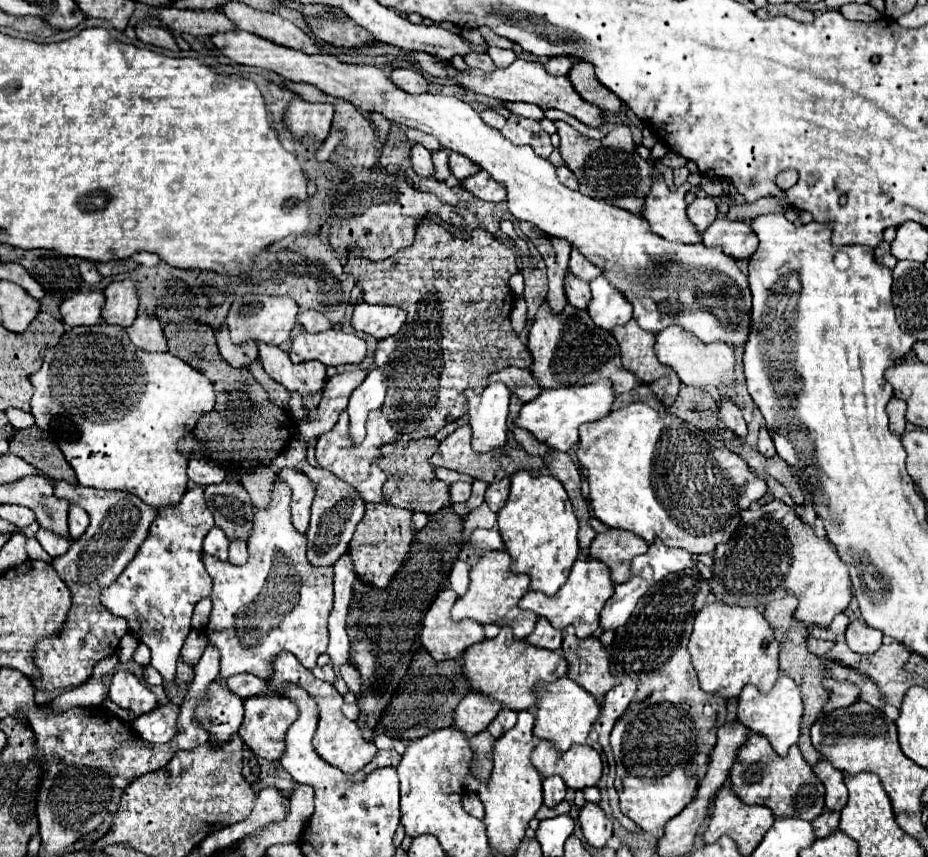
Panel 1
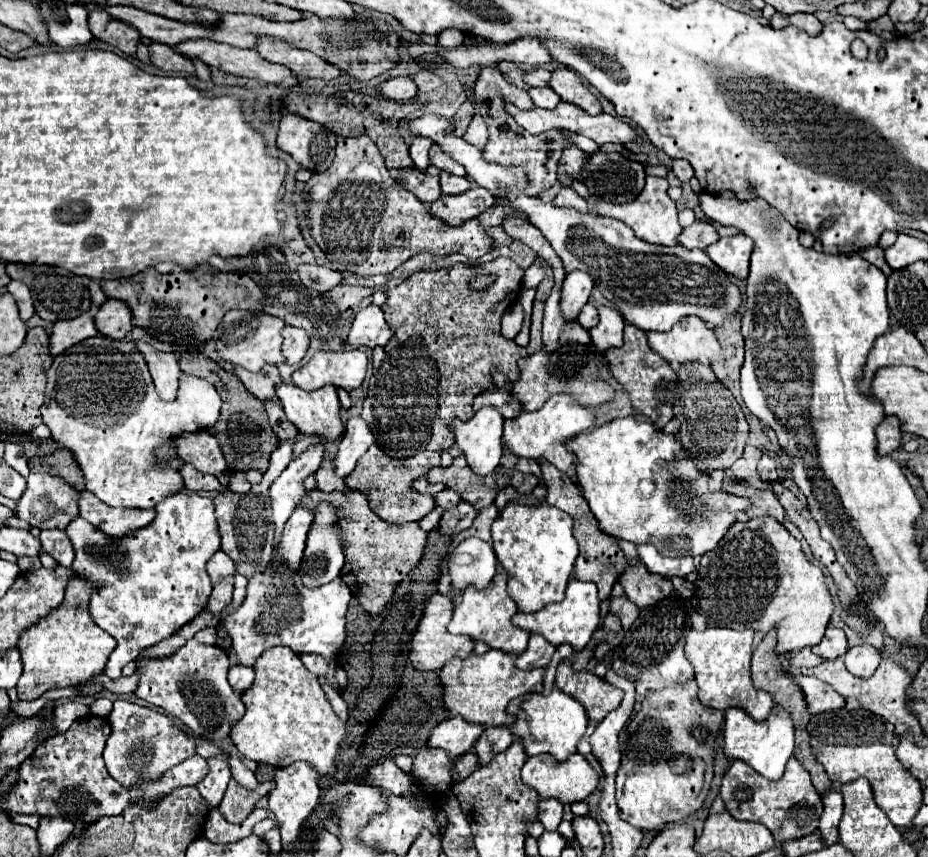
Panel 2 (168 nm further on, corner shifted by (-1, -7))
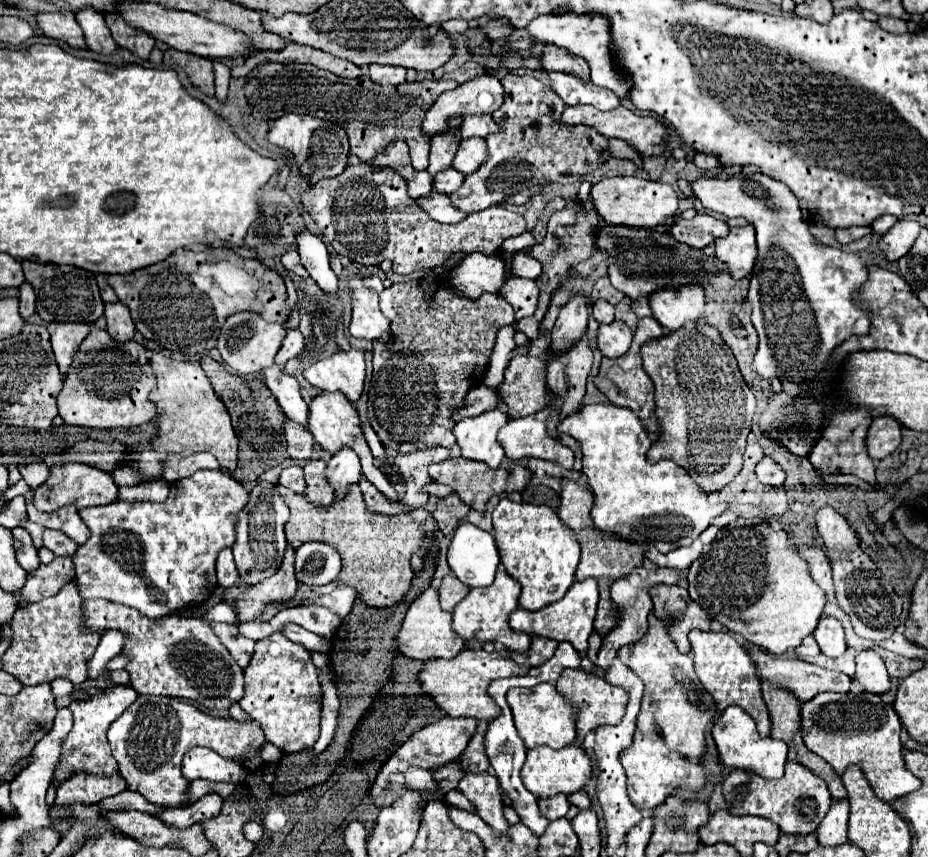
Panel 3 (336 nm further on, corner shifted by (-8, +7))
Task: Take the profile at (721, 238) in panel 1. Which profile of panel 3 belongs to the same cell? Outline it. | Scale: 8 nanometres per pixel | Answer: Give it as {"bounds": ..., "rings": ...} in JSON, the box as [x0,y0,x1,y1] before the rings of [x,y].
{"bounds":[715,224,757,278],"rings":[[[751,224],[743,228],[731,228],[729,236],[715,240],[715,256],[727,264],[733,278],[747,276],[757,258],[755,228]]]}

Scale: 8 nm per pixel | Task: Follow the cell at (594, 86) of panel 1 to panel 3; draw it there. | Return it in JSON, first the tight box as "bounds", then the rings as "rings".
{"bounds":[543,46,589,82],"rings":[[[545,46],[543,50],[543,70],[547,72],[565,72],[571,76],[581,78],[583,82],[589,82],[589,66],[579,56],[573,56],[569,50],[557,48],[557,46]]]}

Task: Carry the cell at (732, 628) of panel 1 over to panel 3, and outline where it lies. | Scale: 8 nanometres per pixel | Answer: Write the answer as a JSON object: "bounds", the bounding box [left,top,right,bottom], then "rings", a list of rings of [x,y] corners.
{"bounds":[689,630,771,736],"rings":[[[693,630],[693,632],[689,632],[689,642],[691,642],[691,654],[695,660],[697,678],[701,680],[703,688],[715,698],[717,708],[725,710],[731,704],[741,706],[757,722],[757,730],[761,732],[761,736],[769,736],[771,718],[769,718],[767,704],[761,696],[761,682],[755,674],[755,664],[747,652],[747,648],[743,644],[739,644],[735,634],[729,630],[719,630],[719,632]]]}

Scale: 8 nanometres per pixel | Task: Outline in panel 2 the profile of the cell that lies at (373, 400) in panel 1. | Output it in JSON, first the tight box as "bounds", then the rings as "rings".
{"bounds":[334,416,374,478],"rings":[[[352,416],[346,424],[346,434],[344,434],[342,444],[338,446],[338,452],[334,458],[334,472],[340,478],[346,478],[354,470],[358,458],[372,444],[374,444],[374,438],[372,438],[372,432],[368,430],[368,424],[360,416]]]}

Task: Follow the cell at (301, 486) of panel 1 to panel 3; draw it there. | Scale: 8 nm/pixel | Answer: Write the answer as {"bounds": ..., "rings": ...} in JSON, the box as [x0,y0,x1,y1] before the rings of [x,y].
{"bounds":[235,544,299,622],"rings":[[[287,544],[285,560],[281,562],[281,568],[277,568],[277,572],[271,578],[265,578],[261,584],[255,584],[243,596],[237,598],[235,612],[239,622],[251,622],[261,616],[267,604],[283,602],[295,596],[299,582],[293,574],[293,560],[295,560],[295,548]]]}

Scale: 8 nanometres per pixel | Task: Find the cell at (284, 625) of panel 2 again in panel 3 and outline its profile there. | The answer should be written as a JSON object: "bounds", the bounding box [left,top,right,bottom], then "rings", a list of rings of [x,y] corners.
{"bounds":[277,584,357,618],"rings":[[[299,584],[297,596],[293,600],[277,604],[277,608],[287,608],[287,606],[323,606],[323,608],[329,608],[331,612],[335,612],[337,616],[345,618],[351,612],[351,608],[353,608],[355,598],[357,598],[355,590],[349,588],[347,584],[337,584],[337,588],[331,594],[323,594],[323,596],[315,594],[307,584]]]}

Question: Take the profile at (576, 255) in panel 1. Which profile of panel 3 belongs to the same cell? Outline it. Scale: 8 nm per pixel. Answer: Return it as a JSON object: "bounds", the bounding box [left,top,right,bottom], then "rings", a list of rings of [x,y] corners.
{"bounds":[551,292,587,352],"rings":[[[577,292],[565,306],[561,306],[557,322],[551,330],[551,350],[565,352],[565,348],[571,348],[571,344],[575,344],[575,340],[579,340],[587,330],[587,316],[587,296]]]}

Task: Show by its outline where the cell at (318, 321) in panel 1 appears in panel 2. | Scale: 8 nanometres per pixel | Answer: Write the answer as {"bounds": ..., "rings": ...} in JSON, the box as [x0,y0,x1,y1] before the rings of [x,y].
{"bounds":[282,326,310,364],"rings":[[[284,326],[282,328],[282,338],[284,338],[284,344],[282,344],[282,354],[286,358],[288,364],[298,364],[304,354],[306,354],[306,348],[310,344],[310,338],[304,330],[300,328],[294,328],[294,326]]]}

